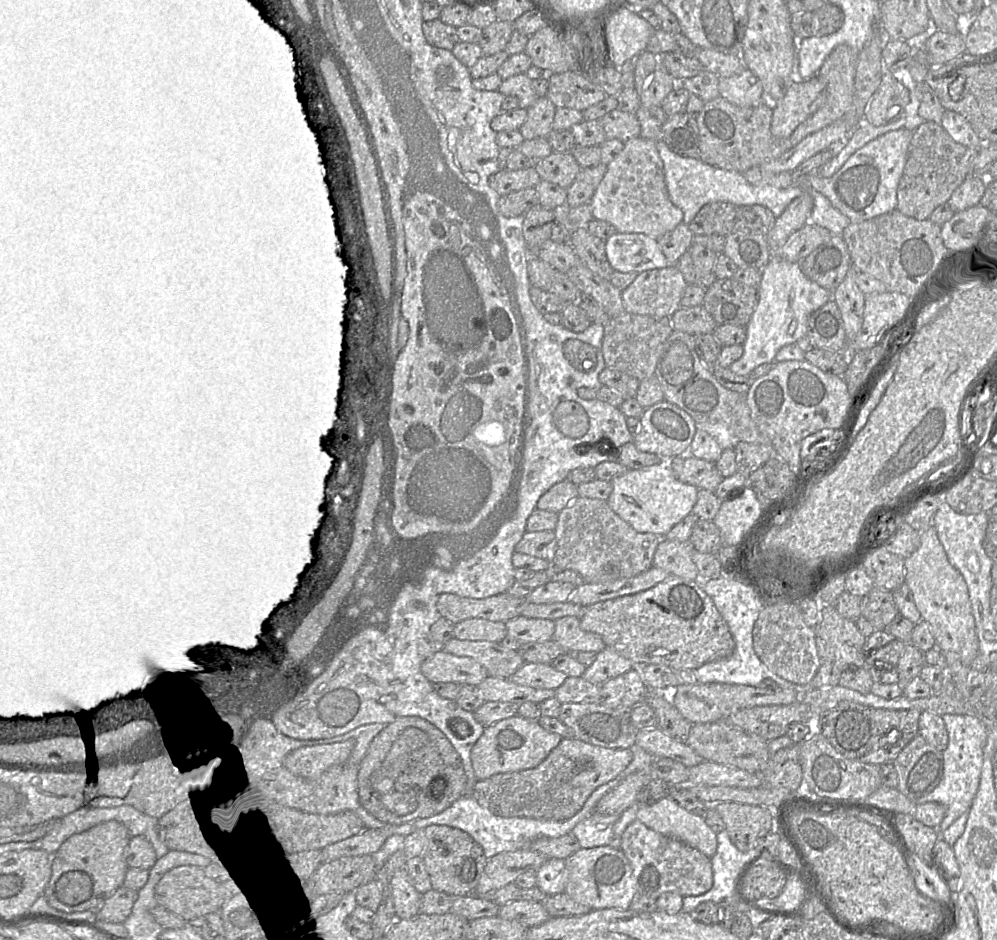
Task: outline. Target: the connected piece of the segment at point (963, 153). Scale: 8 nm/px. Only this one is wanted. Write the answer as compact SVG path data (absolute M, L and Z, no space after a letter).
M931 121L921 124L913 131L909 145L905 169L897 189L897 210L908 217L918 220L929 219L937 207L950 200L954 191L967 178L974 177L974 162L978 158L980 151L981 148L969 148L955 142L940 124Z

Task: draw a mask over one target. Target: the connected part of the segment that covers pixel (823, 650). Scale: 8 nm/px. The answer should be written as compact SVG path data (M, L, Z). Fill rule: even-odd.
M821 605L820 621L813 629L818 655L822 662L832 662L841 671L865 666L863 646L867 637L863 636L855 621L841 616L833 605Z

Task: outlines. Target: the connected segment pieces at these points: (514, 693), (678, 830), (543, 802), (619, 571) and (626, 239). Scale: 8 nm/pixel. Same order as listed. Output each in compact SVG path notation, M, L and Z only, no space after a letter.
M487 676L476 686L484 702L507 702L521 705L524 702L542 703L555 697L553 689L536 689L512 682L509 678Z
M670 795L651 805L639 805L637 819L650 829L682 841L710 858L716 853L717 834L707 825L704 817L687 811Z
M562 738L535 768L478 780L471 796L498 817L563 822L575 816L599 786L616 779L632 759L631 748L606 748L576 738Z
M577 497L558 513L554 529L556 548L550 557L550 565L578 572L585 583L614 581L639 575L653 566L654 553L661 537L651 533L639 533L622 520L608 505L607 500Z
M615 233L607 239L606 255L614 271L641 273L669 266L657 239L642 233Z

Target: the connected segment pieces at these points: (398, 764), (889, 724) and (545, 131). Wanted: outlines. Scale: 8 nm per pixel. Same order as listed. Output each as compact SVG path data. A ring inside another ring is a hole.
M402 717L387 724L371 741L357 774L361 805L386 824L402 825L434 816L466 795L467 777L462 760L445 735L420 717Z
M841 701L815 720L814 729L826 737L834 748L848 759L881 765L885 762L893 762L900 751L918 734L920 714L921 711L917 709L889 710L874 708L852 701Z
M539 97L527 108L527 118L519 129L525 140L548 138L553 132L557 107L547 97Z

